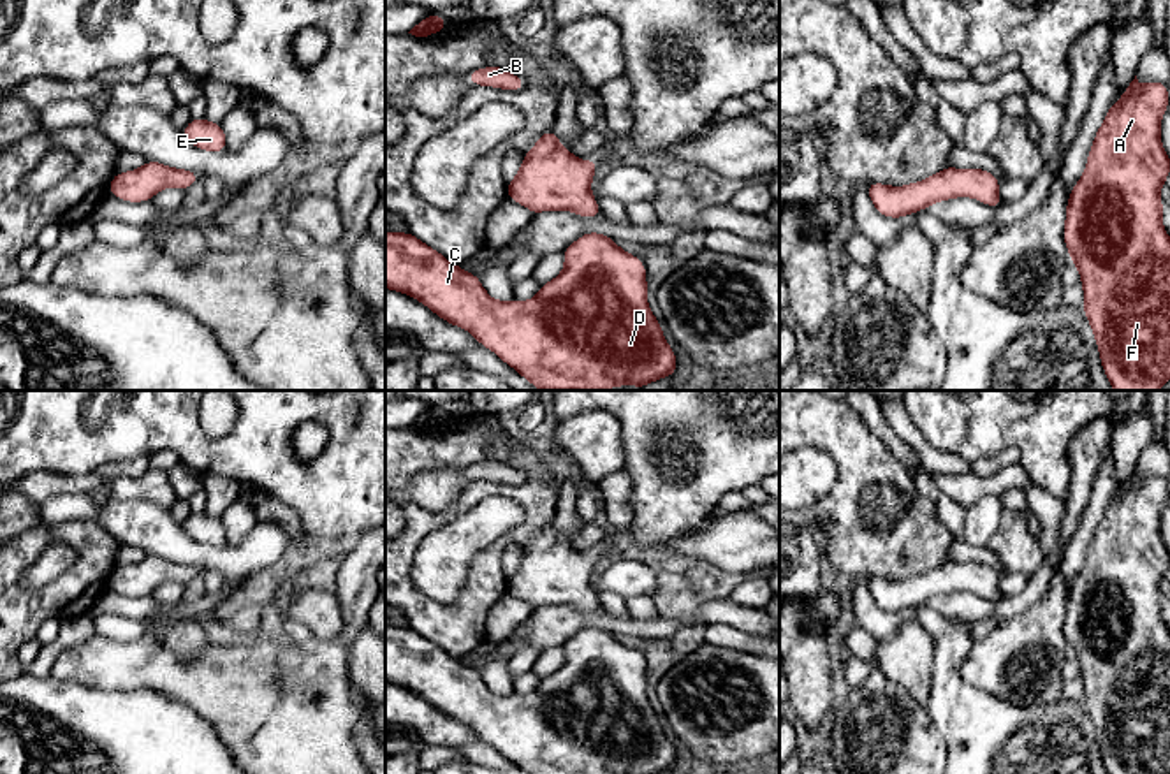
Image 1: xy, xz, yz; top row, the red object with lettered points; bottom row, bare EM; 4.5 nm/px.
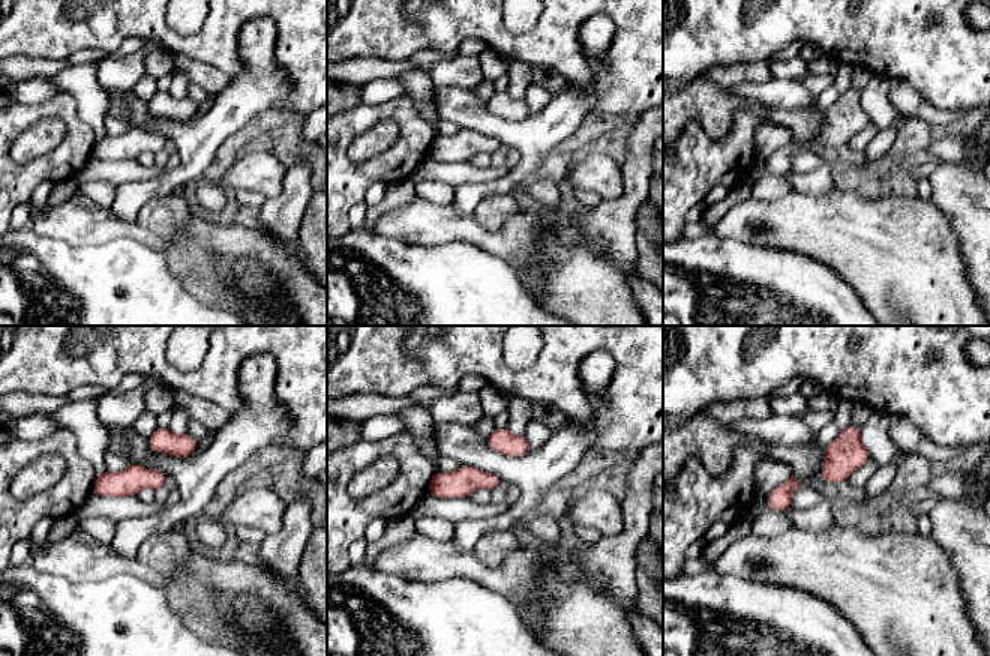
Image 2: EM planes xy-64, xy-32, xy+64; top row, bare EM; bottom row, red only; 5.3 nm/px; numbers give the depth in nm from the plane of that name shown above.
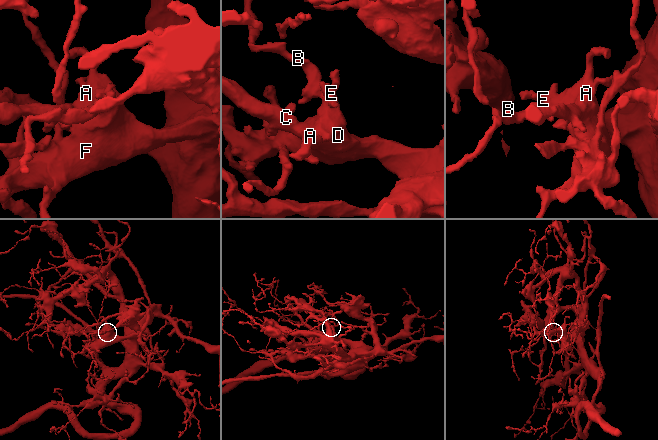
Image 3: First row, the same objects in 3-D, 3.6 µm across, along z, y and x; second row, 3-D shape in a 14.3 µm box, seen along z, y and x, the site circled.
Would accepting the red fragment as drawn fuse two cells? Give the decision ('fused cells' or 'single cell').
single cell

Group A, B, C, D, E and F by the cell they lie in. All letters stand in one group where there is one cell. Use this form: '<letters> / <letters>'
A B C D E F

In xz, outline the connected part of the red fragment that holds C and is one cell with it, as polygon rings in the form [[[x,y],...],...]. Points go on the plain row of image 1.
[[[385,626],[385,683],[420,695],[442,714],[468,725],[526,774],[660,774],[674,769],[679,758],[647,698],[644,656],[600,626],[582,628],[561,649],[563,665],[540,679],[533,693],[494,695],[479,668],[463,665],[410,626]]]

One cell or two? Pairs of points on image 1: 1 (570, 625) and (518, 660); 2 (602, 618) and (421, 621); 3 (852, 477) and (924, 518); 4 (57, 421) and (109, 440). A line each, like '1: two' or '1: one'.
1: two
2: two
3: one
4: one

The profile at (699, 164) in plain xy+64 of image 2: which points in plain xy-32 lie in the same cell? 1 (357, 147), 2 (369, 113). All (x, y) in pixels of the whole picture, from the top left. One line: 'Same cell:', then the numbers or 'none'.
Same cell: 2

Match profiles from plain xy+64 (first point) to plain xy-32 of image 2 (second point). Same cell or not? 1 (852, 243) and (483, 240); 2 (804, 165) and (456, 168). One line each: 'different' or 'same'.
1: same
2: different

